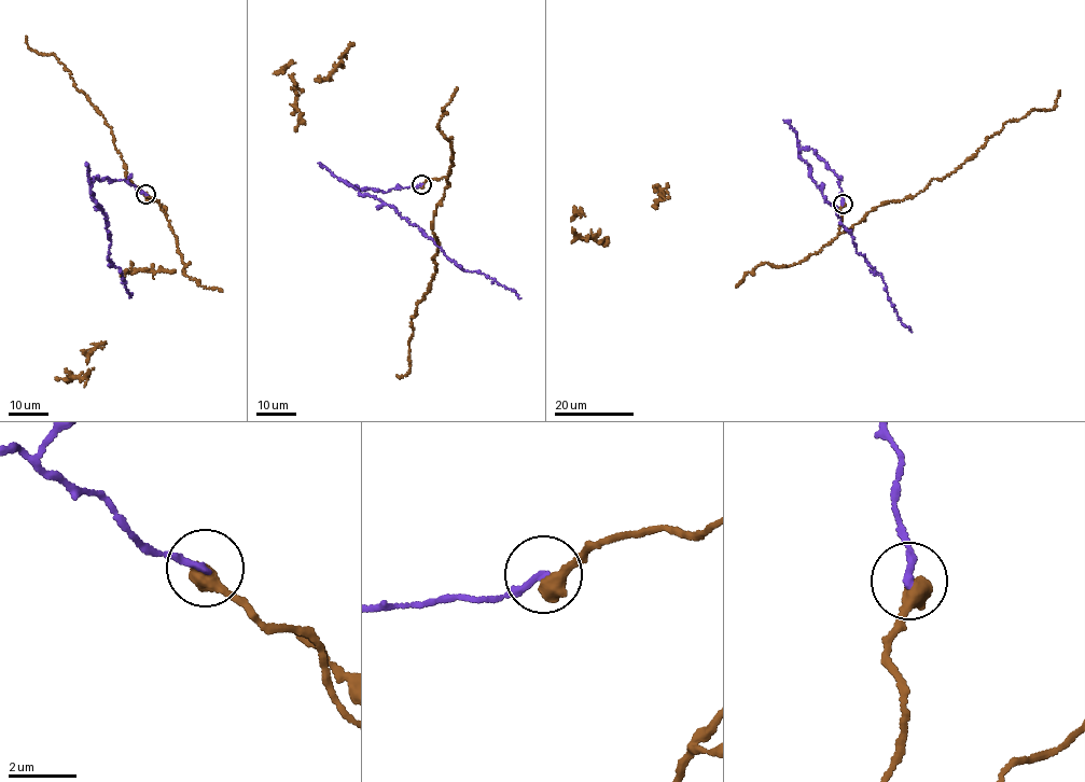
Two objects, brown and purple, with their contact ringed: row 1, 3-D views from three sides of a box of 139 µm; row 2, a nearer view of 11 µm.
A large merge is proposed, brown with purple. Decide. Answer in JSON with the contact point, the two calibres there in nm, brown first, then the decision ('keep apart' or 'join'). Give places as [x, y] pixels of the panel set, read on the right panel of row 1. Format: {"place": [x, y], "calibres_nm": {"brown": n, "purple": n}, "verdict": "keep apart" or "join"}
{"place": [843, 204], "calibres_nm": {"brown": 550, "purple": 190}, "verdict": "keep apart"}

